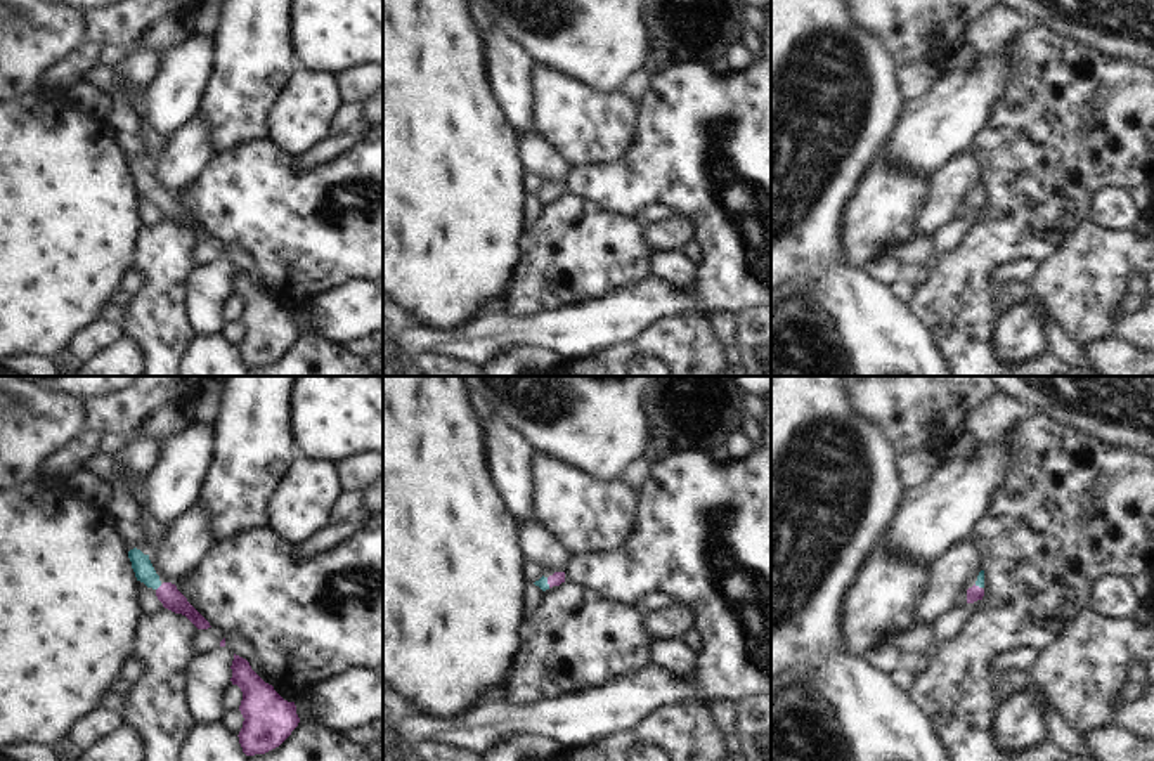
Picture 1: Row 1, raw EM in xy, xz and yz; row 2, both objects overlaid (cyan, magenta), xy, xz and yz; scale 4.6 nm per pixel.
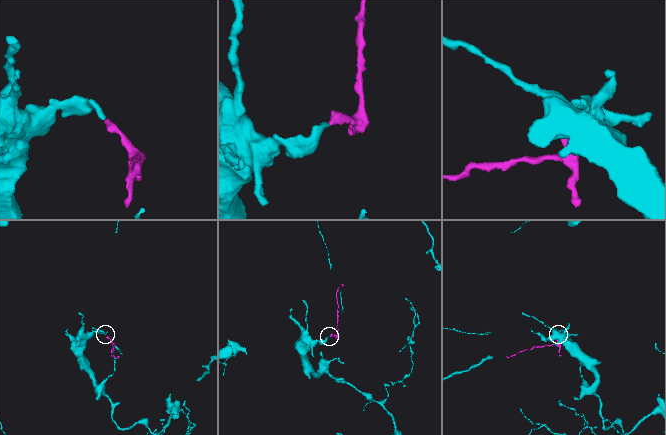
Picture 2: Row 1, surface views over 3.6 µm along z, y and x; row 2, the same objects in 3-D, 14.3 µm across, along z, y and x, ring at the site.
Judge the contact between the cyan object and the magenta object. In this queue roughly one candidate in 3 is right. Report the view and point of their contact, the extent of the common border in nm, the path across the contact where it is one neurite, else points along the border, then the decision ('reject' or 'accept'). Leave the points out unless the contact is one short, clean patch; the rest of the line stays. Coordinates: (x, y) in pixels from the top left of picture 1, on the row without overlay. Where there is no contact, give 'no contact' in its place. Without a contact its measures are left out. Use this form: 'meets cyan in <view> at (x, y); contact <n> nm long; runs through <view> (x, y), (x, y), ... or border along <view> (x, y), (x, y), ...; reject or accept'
meets cyan in xy at (158, 198); contact 40 nm long; runs through xy (141, 175), (158, 198), (168, 207); accept

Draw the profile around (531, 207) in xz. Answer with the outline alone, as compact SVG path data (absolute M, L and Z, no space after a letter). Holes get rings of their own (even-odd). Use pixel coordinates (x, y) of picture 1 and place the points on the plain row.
M527 194L522 205L522 225L523 231L528 229L528 225L535 220L535 217L541 213L542 201L535 198L534 194Z

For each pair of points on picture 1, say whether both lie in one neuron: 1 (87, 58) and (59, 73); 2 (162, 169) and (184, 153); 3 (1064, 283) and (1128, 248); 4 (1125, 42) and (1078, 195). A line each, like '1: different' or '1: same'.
1: same
2: same
3: same
4: different

